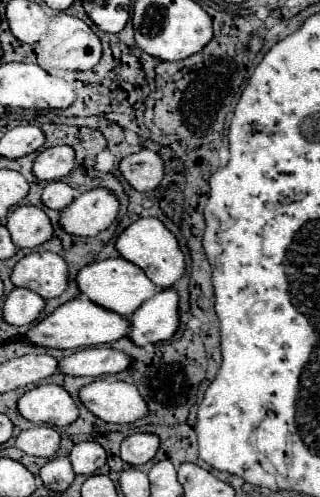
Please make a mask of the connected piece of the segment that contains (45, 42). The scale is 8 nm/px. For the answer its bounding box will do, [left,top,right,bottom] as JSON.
[39,12,101,72]

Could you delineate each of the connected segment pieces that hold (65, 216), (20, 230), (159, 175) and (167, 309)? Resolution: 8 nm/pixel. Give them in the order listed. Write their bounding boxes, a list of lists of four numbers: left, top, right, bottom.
[[61,188,117,236],[7,206,53,248],[121,150,165,192],[129,288,179,346]]

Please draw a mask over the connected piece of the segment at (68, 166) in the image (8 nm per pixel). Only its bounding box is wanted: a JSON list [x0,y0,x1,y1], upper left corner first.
[33,146,75,180]

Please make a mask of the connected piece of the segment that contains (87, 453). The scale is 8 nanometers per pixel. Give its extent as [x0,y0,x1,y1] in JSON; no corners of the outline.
[69,442,107,476]

